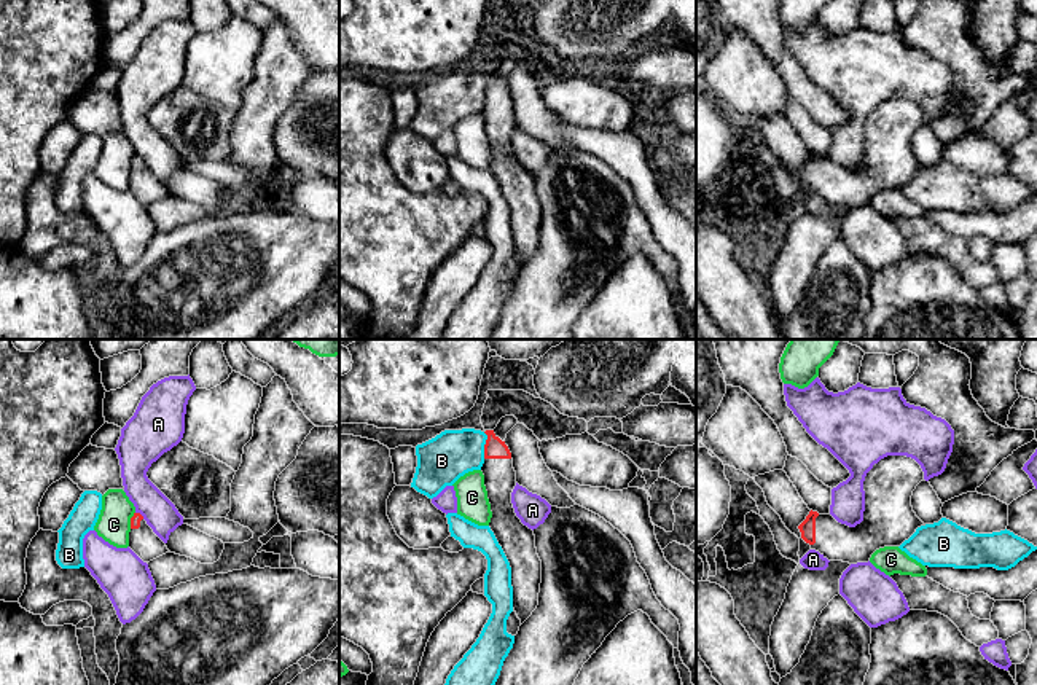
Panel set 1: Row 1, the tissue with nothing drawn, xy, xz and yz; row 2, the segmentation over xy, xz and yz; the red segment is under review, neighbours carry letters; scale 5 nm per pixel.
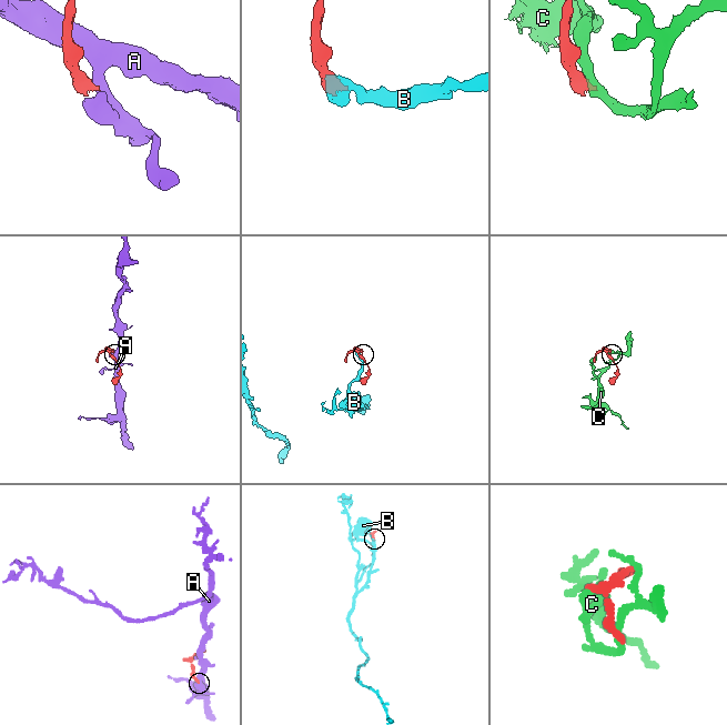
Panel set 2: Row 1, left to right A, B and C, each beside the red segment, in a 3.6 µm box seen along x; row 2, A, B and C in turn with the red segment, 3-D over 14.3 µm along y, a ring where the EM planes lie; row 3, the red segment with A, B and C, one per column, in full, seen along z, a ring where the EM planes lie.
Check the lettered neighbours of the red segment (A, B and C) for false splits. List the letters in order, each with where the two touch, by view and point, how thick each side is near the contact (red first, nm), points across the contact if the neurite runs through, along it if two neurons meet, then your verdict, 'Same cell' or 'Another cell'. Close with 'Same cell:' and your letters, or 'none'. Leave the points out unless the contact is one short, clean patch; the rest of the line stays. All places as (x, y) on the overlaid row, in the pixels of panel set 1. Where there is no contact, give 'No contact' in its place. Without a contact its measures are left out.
A: Touches red at xy (140, 515). Thickness 50 nm (red) against 160 nm. Another cell
B: Touches red at xz (485, 445). Thickness 110 nm (red) against 240 nm. Boundary: xz (483, 432), (486, 435), (485, 457). Another cell
C: Touches red at xy (131, 520). Thickness 50 nm (red) against 170 nm. Another cell
Same cell: none

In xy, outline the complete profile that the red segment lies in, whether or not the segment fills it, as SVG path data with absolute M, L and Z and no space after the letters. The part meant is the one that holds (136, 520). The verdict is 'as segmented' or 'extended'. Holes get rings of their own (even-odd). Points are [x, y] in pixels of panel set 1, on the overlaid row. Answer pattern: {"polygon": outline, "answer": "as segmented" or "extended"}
{"polygon": "M134 513L131 518L129 548L143 562L169 553L166 543L153 532L140 513Z", "answer": "extended"}

